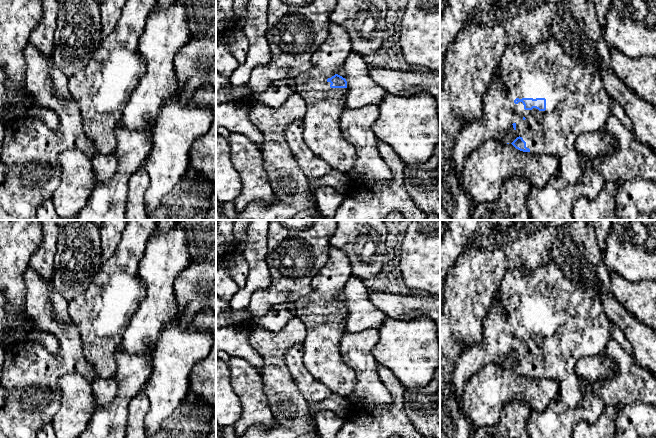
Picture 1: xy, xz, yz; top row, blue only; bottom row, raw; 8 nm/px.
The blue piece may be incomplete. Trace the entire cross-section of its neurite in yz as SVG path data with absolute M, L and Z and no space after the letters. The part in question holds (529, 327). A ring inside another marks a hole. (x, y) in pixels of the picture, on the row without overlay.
M551 261L539 266L532 272L525 272L518 269L509 270L501 283L497 301L491 306L488 314L484 319L482 341L479 344L471 344L467 346L458 357L457 364L453 370L452 378L450 379L450 384L452 386L452 396L448 400L440 402L440 438L471 438L471 422L465 416L463 411L464 389L469 379L474 374L483 369L485 366L493 363L500 364L507 368L512 368L516 373L523 376L530 376L533 378L547 378L554 380L559 385L559 396L561 400L569 407L574 408L578 406L582 400L582 392L578 383L578 377L576 375L576 363L582 357L593 357L602 354L609 339L612 336L611 323L604 311L603 304L599 297L599 291L599 287L586 288L585 286L578 285L573 280L567 279L562 269Z

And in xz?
M330 246L329 257L323 268L312 280L310 294L298 298L294 303L295 315L306 326L306 337L303 341L303 362L309 373L332 393L347 397L352 394L357 383L357 375L344 361L340 352L340 339L347 331L344 325L347 305L338 299L352 276L352 267L346 253Z

